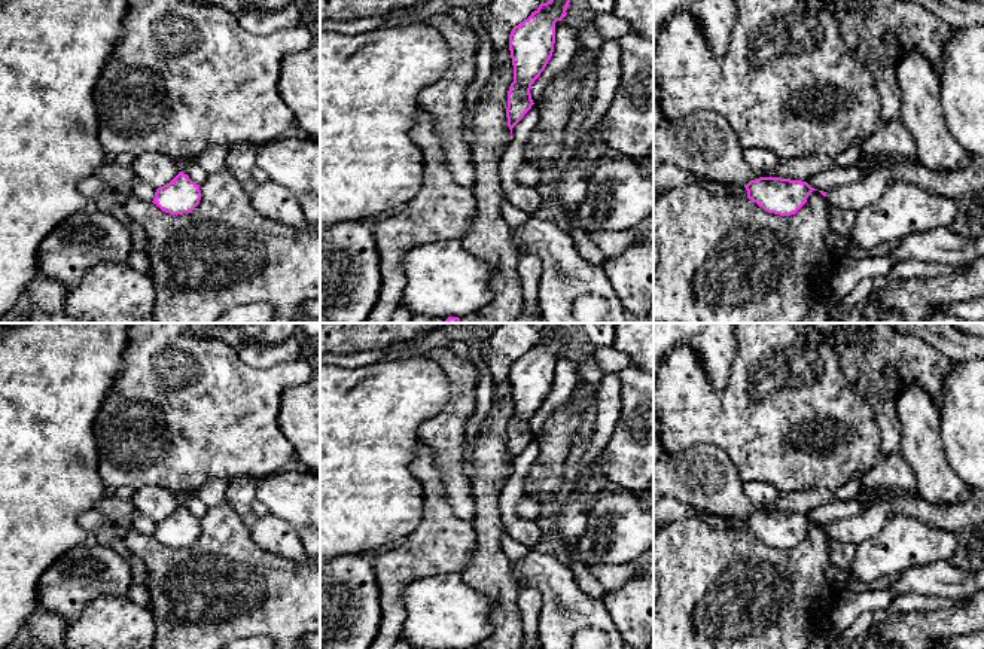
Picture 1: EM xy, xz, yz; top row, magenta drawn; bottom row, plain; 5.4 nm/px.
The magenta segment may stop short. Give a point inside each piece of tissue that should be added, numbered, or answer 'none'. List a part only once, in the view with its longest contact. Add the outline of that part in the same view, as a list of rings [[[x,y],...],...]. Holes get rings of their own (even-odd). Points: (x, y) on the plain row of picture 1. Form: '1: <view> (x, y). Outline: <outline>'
none

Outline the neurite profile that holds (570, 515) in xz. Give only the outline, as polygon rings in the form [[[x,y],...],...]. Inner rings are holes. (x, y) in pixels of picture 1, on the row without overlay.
[[[595,458],[588,467],[588,475],[576,478],[573,485],[573,490],[558,503],[552,514],[555,517],[555,530],[567,546],[564,558],[582,560],[579,540],[585,533],[590,505],[610,484]]]

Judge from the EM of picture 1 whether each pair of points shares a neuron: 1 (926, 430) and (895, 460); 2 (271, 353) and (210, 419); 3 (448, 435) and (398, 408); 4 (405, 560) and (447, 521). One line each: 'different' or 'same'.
1: different
2: different
3: different
4: same

